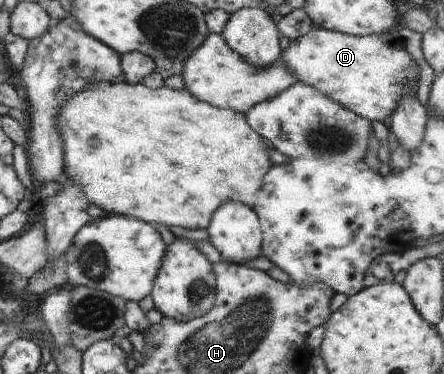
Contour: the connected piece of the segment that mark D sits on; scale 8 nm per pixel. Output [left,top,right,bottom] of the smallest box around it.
[281,28,421,123]

